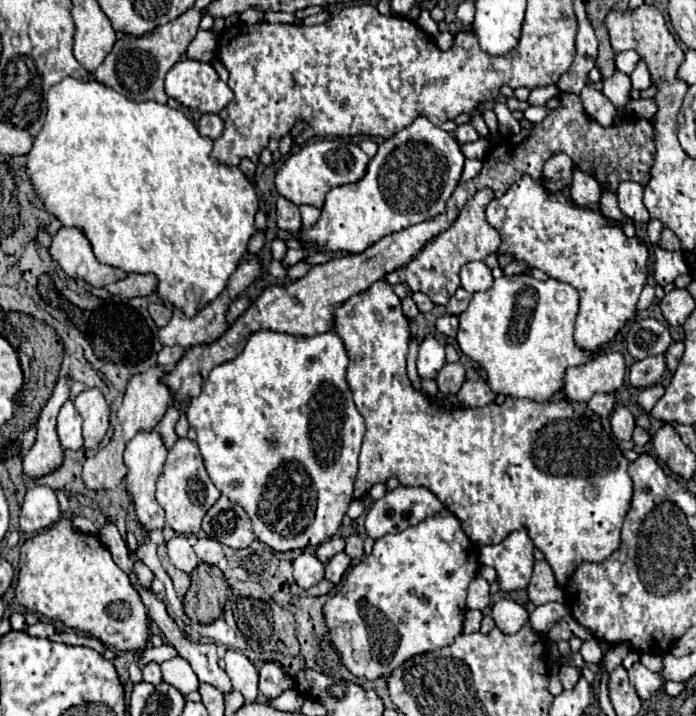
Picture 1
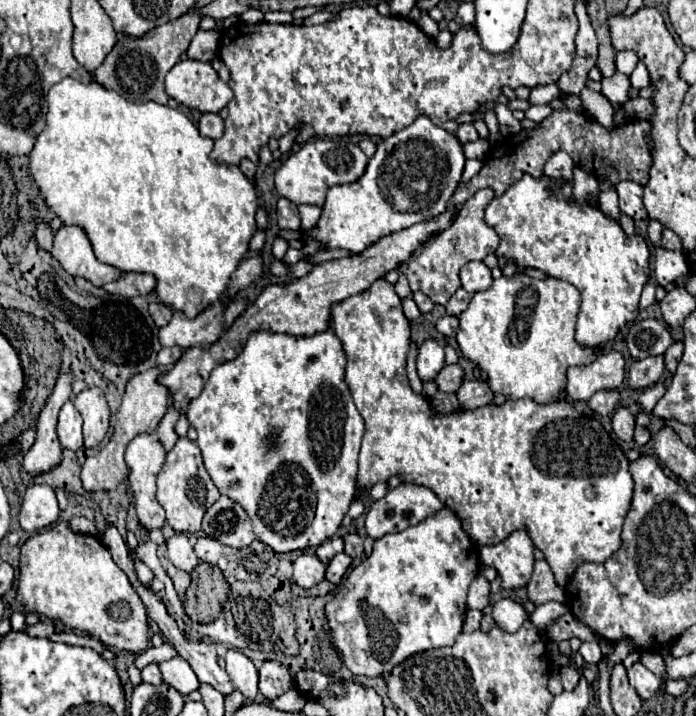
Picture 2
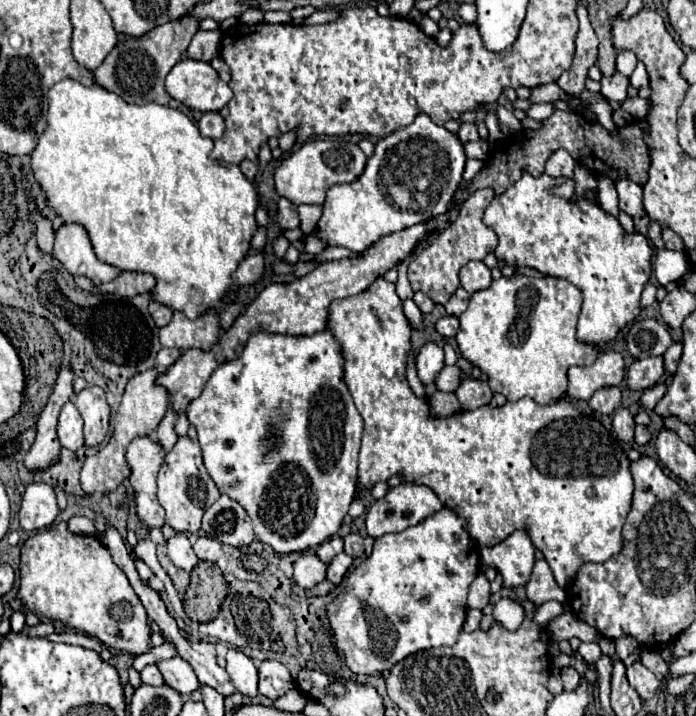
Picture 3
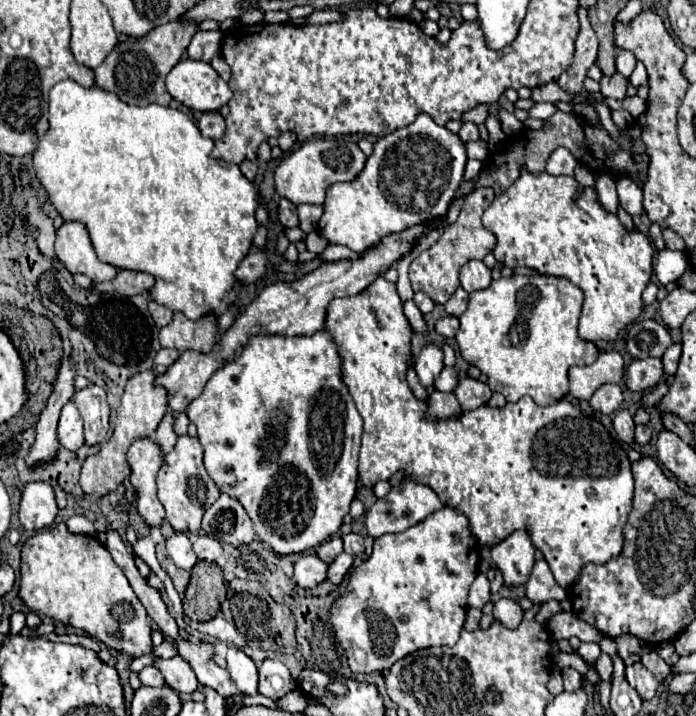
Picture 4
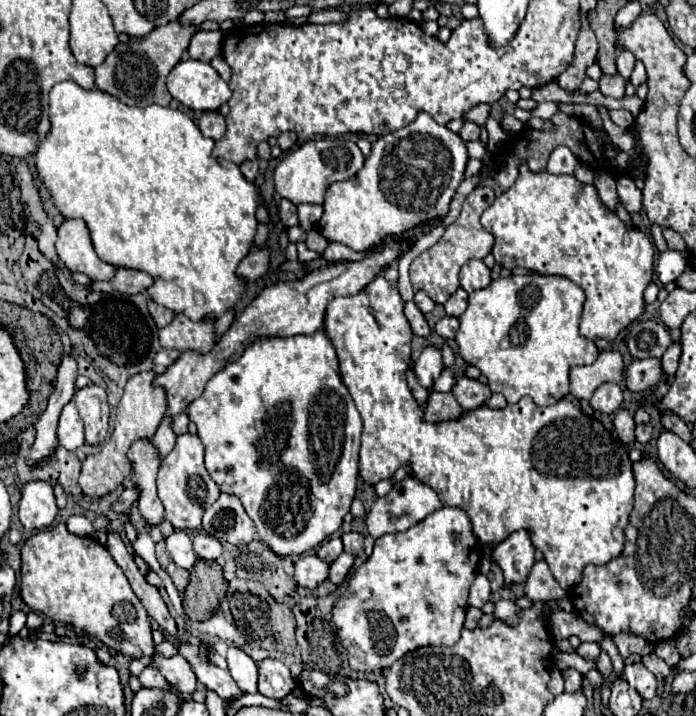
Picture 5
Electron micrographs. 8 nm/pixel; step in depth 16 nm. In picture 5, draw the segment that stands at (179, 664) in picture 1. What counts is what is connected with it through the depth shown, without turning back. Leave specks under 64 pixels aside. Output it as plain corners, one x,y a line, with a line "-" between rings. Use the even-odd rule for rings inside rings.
56,524
50,530
30,536
22,546
20,576
20,596
34,612
72,628
80,628
88,636
96,636
102,644
132,660
148,656
152,660
150,666
158,668
168,682
176,684
184,694
198,688
196,674
188,660
179,654
166,658
156,652
146,608
140,604
112,554
92,536
72,536
64,524

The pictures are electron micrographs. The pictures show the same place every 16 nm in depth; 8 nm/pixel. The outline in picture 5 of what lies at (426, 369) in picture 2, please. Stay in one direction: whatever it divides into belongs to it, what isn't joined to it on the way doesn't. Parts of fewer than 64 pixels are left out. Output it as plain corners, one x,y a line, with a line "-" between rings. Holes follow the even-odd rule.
428,346
422,350
420,358
416,360
414,364
414,372
416,372
416,378
418,382
424,386
424,388
432,388
434,380
440,376
444,364
442,364
442,354
438,348
434,346

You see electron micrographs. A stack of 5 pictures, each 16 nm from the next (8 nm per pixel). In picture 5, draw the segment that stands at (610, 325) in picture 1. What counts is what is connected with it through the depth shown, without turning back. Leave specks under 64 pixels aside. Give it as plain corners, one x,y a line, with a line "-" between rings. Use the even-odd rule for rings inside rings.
526,162
518,166
518,180
482,214
480,224
494,236
492,256
502,268
528,268
538,274
558,274
580,284
586,292
580,334
596,340
614,340
620,330
638,320
644,314
644,290
652,282
654,274
654,242
652,238
628,224
624,224
616,212
608,210
598,196
594,184
582,184
572,174
550,174
546,170
532,172

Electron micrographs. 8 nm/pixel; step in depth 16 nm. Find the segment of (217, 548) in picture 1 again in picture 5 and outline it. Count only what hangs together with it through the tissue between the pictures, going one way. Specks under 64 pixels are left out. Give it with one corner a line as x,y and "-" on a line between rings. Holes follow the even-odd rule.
196,532
192,538
194,538
194,552
198,554
198,558
216,560
222,554
222,544
214,536
206,532

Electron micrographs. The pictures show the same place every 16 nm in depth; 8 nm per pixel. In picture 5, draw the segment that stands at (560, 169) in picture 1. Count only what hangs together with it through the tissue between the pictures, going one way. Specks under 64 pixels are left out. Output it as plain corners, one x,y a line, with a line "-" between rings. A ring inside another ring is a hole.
556,146
554,152
550,154
546,170
552,172
552,174
572,174
574,168
576,168
576,164
578,164
578,158
572,154
570,148

